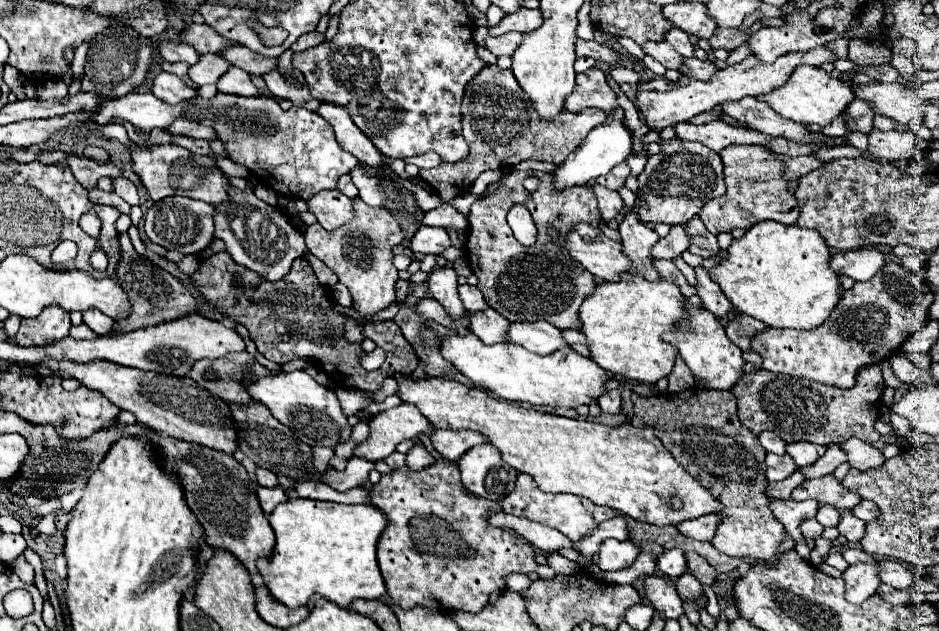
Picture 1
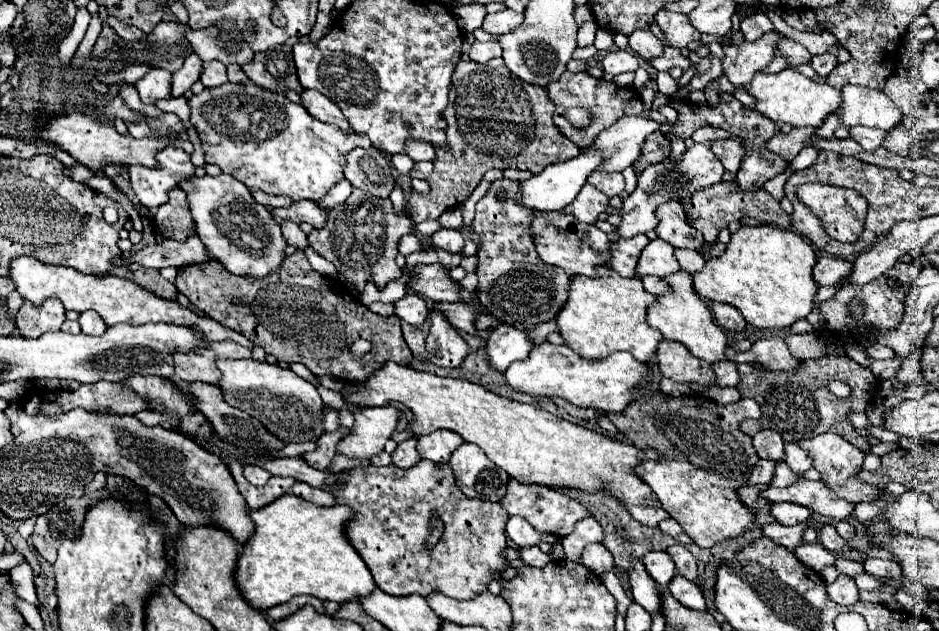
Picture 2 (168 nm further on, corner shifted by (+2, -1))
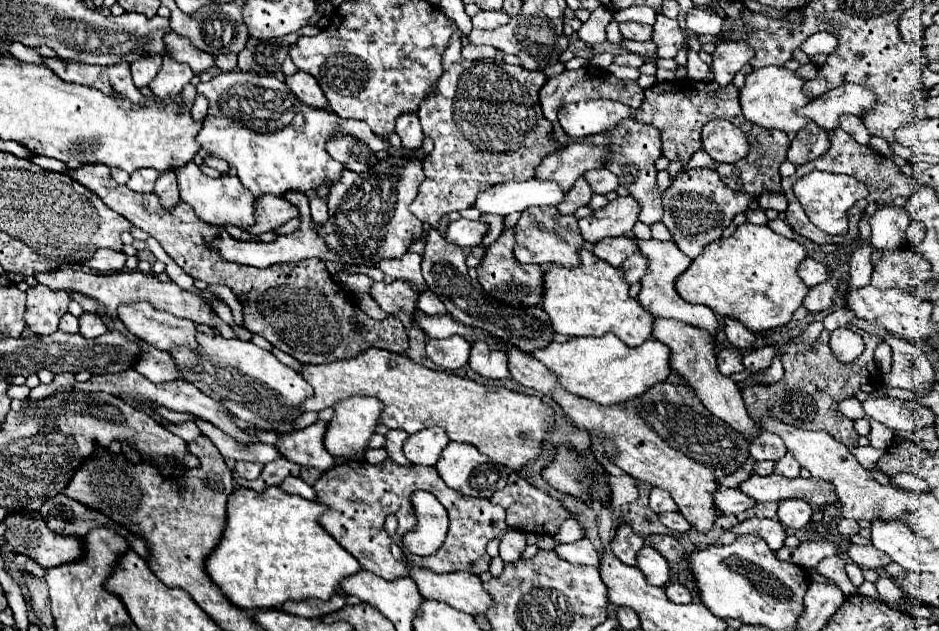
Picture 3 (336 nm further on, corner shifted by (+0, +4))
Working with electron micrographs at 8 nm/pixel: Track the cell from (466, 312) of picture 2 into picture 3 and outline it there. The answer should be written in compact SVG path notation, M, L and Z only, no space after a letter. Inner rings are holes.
M422 291L420 299L418 299L418 309L424 311L426 315L446 315L446 307L444 303L438 299L438 295L434 295L432 291Z

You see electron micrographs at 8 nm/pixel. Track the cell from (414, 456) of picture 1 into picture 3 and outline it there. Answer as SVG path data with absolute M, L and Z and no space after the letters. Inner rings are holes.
M398 429L388 431L388 433L386 433L386 445L384 445L384 447L386 447L386 451L388 451L388 455L390 455L392 461L396 461L398 465L410 467L410 461L406 459L406 455L404 455L404 451L402 451L406 439L408 439L408 433L406 433L406 431L398 431Z

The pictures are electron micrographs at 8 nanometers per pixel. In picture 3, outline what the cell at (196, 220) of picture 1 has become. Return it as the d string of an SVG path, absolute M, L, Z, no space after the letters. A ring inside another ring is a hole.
M172 171L166 173L166 175L162 175L162 177L158 179L158 183L156 183L154 193L158 195L160 205L162 205L166 211L174 209L174 207L180 203L180 193L178 193L178 187L176 187L176 175L174 175Z

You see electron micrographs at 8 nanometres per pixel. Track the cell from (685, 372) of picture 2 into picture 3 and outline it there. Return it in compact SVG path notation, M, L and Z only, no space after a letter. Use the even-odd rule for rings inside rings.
M654 319L654 331L652 337L662 341L666 347L670 347L670 367L674 371L678 371L696 391L696 395L702 399L704 407L718 415L722 421L726 421L728 425L732 425L736 431L742 431L746 437L754 437L760 433L760 427L754 427L752 419L746 413L744 401L742 401L742 393L736 387L736 383L722 375L718 371L716 365L716 349L714 343L710 343L710 335L706 335L704 331L698 331L694 327L686 327L686 323L678 323L674 319Z

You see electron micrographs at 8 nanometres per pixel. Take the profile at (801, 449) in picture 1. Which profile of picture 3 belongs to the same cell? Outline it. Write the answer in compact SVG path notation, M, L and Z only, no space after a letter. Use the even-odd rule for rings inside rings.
M786 453L780 461L776 461L776 471L774 473L794 479L794 477L800 475L800 463L796 461L796 457L792 453Z

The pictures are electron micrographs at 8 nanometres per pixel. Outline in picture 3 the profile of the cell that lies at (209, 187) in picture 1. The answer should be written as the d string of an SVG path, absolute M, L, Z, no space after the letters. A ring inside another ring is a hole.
M138 169L132 173L128 187L134 189L136 193L154 193L154 183L158 179L158 175L162 175L162 171L156 169Z

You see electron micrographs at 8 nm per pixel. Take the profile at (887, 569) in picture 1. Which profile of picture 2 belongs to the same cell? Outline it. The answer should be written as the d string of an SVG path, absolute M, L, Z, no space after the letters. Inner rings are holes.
M866 558L864 562L866 574L874 578L884 578L884 580L900 580L902 570L894 560L878 560L878 558Z

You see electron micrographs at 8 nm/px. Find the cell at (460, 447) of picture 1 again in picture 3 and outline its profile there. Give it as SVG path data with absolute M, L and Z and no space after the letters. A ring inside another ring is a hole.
M442 427L422 429L408 437L404 453L414 465L436 465L442 449L450 443L448 433Z

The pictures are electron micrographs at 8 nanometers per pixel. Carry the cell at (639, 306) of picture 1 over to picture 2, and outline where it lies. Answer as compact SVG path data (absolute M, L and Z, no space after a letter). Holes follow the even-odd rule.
M600 266L598 278L572 276L568 288L568 300L556 314L558 332L564 344L584 358L604 358L616 350L630 352L636 360L650 364L663 336L646 324L646 310L654 302L638 278L624 278L618 272Z

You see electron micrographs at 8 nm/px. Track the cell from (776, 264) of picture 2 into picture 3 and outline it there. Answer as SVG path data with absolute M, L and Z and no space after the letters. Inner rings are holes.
M742 223L734 235L710 243L704 255L692 261L686 275L680 275L676 291L682 299L708 305L722 317L736 317L752 331L782 327L808 295L808 287L798 275L798 265L806 257L808 251L800 241L778 235L768 225Z

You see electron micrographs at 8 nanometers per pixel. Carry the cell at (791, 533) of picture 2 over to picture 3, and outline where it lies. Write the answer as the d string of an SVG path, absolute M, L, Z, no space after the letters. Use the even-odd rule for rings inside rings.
M756 517L746 519L740 525L736 525L732 529L732 533L736 533L736 535L744 535L744 533L758 535L758 537L766 539L766 543L772 551L778 551L786 539L786 527L778 519L756 519Z

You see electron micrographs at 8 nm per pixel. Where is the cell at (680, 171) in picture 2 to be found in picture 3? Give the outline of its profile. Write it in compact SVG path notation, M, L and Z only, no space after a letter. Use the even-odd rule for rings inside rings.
M618 197L610 201L604 209L596 211L594 217L580 219L582 237L588 243L598 243L606 237L630 235L634 223L638 221L638 213L642 211L640 203L634 197Z

